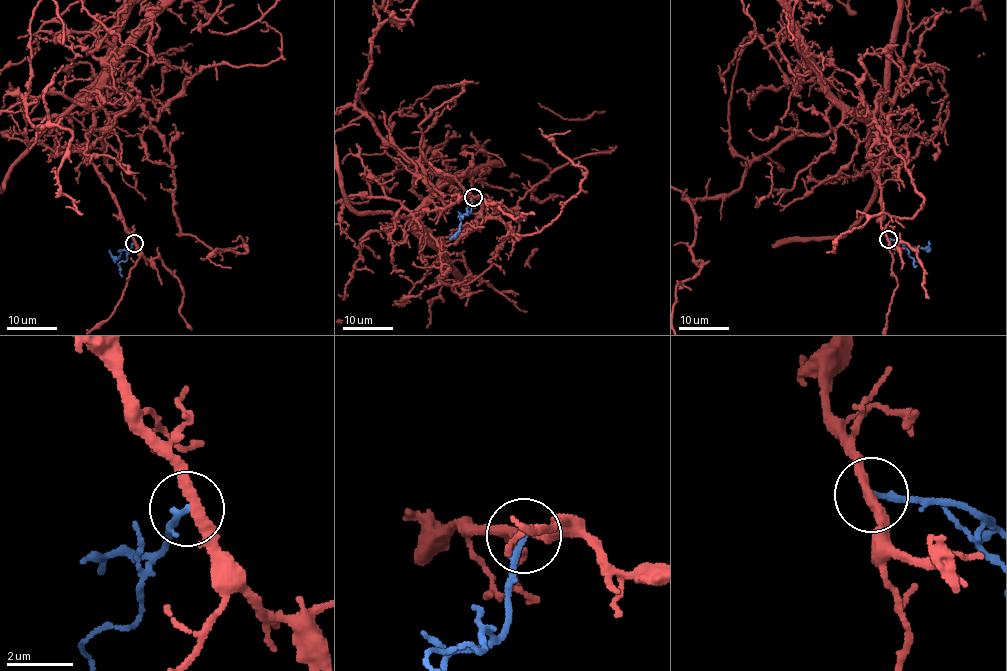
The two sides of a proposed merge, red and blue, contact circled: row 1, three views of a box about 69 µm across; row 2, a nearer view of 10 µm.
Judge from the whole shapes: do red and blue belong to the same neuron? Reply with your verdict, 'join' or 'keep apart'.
keep apart

